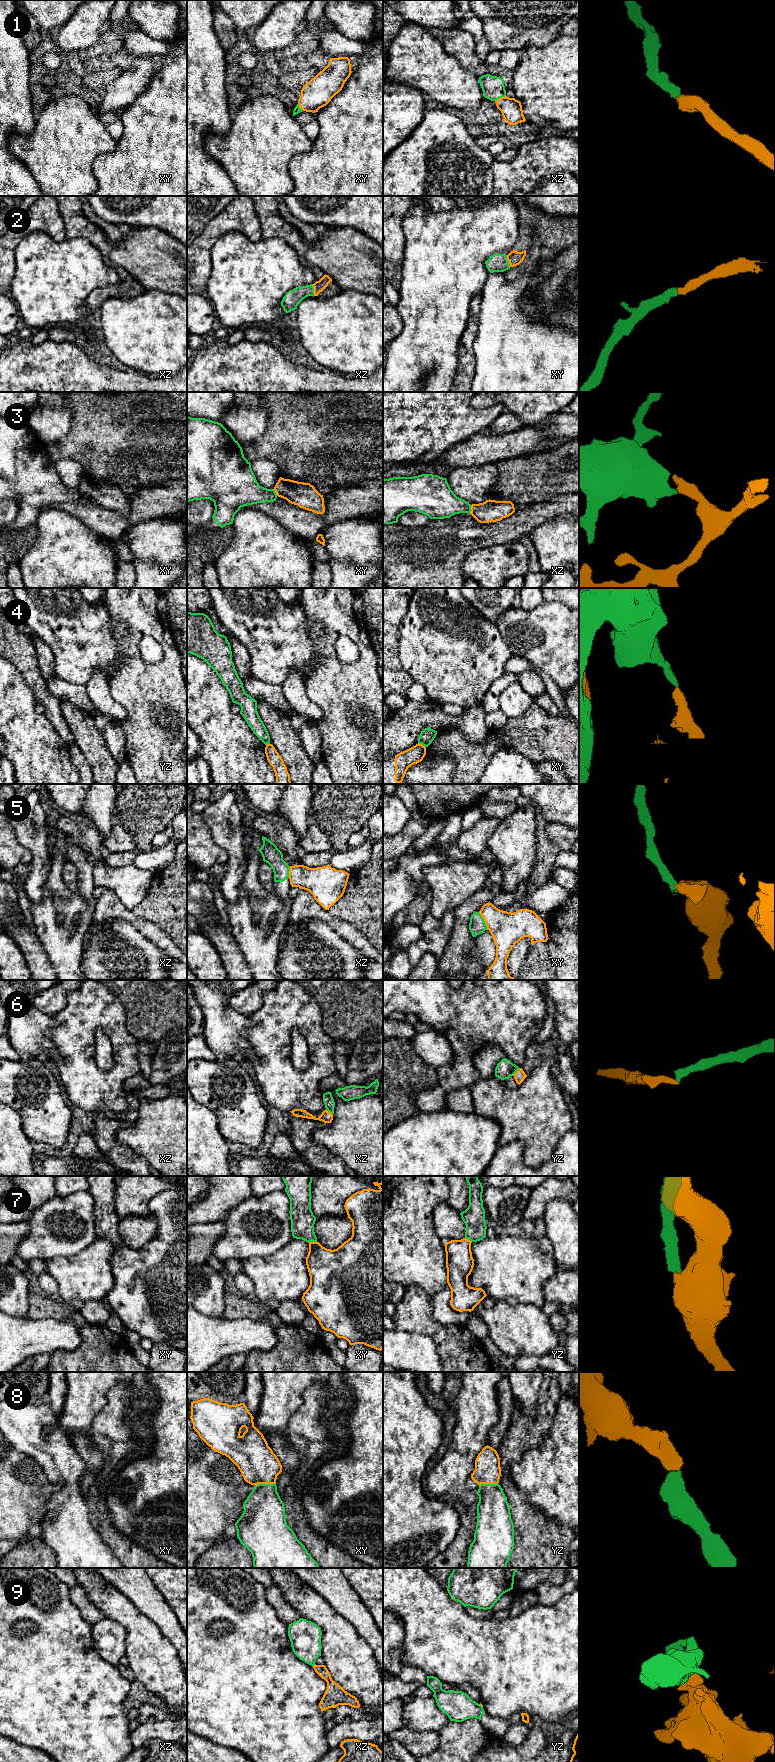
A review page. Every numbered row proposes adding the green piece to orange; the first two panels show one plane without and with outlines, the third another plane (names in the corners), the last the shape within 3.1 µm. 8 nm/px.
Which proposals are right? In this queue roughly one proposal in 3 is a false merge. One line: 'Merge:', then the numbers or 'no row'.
Merge: 1, 2, 6, 7, 8

